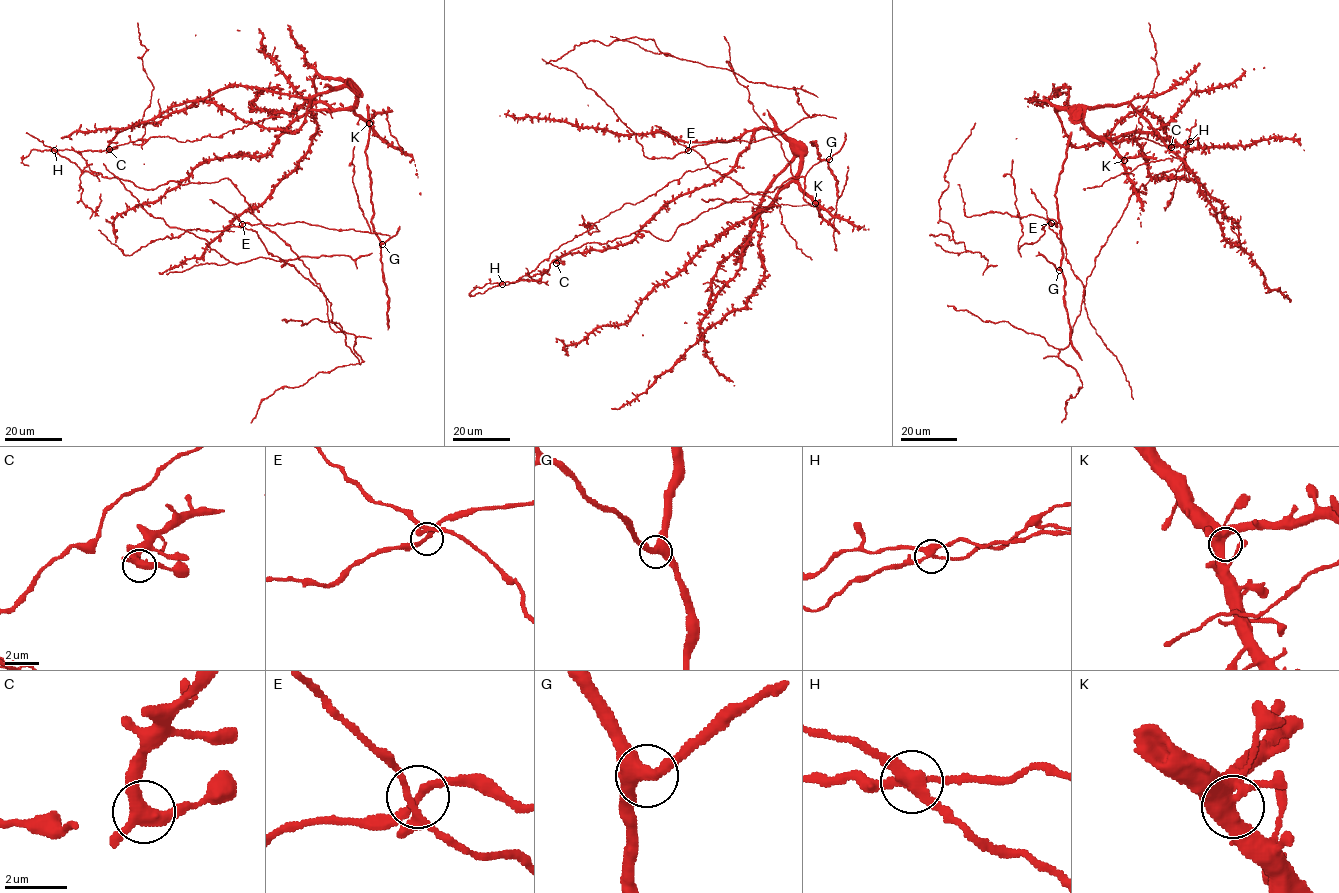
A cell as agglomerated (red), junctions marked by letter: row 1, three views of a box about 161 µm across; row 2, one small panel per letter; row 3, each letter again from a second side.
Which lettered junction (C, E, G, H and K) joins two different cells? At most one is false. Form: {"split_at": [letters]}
{"split_at": ["H"]}

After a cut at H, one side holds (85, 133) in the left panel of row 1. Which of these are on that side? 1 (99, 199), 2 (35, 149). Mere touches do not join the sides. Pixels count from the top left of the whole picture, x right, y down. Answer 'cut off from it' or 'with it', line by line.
1: cut off from it
2: cut off from it

